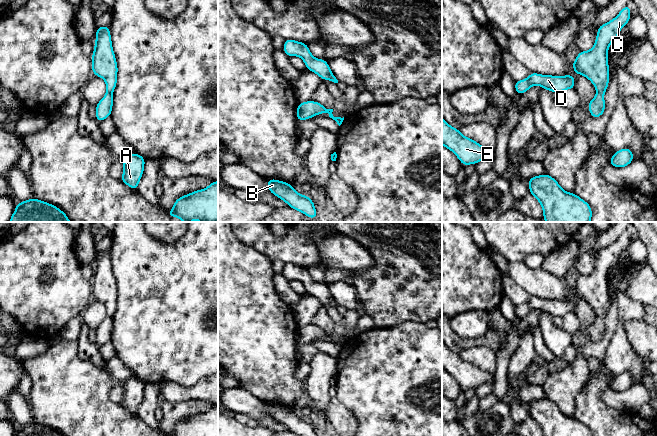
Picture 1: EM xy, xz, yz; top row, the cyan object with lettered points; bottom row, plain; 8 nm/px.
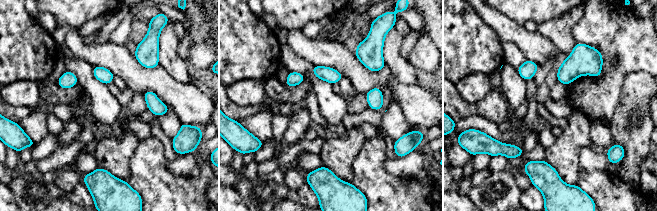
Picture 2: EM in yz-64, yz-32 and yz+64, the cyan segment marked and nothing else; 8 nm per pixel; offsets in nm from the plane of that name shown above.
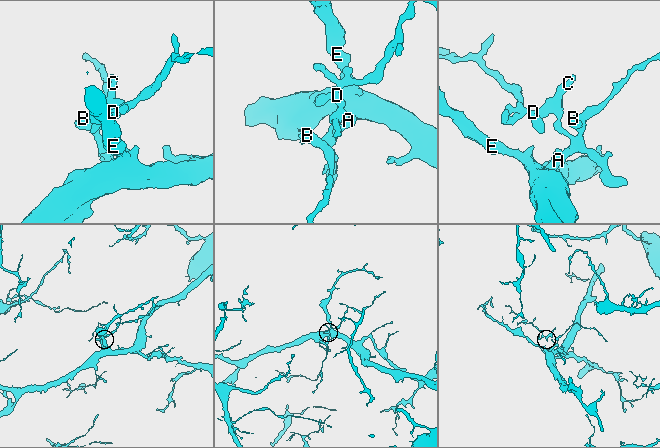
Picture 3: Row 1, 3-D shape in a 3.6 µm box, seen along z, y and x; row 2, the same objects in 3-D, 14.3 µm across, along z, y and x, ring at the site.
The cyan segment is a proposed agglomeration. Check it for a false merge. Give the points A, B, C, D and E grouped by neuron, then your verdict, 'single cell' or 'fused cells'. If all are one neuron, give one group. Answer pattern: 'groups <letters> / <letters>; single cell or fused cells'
groups A B E / C D; fused cells

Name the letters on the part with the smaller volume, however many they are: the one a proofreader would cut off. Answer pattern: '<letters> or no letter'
C, D

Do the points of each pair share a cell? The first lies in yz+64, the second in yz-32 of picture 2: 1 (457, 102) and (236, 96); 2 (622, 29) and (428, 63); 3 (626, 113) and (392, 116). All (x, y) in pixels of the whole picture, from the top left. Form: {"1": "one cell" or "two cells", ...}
{"1": "two cells", "2": "one cell", "3": "one cell"}

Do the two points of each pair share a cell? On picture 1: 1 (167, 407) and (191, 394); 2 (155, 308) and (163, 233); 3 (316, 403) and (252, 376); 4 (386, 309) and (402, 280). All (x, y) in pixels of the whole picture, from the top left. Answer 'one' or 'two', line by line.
1: two
2: two
3: two
4: one

